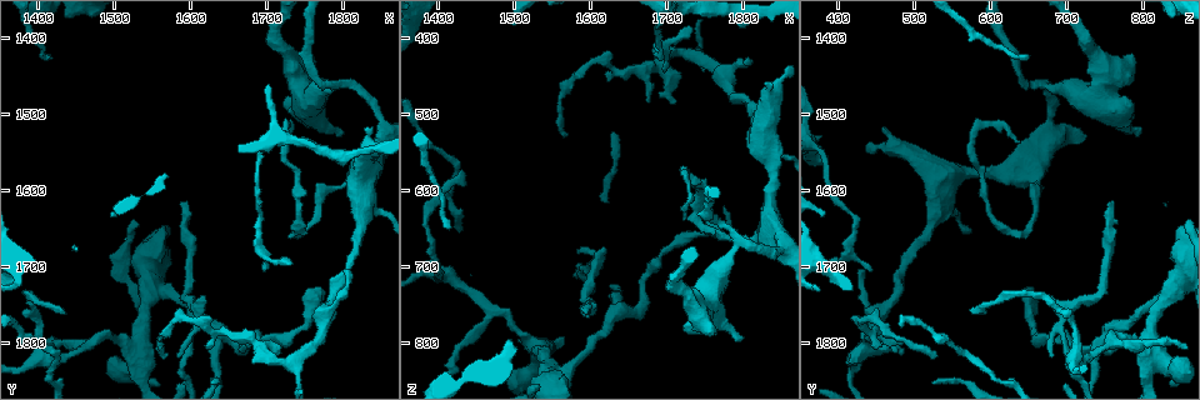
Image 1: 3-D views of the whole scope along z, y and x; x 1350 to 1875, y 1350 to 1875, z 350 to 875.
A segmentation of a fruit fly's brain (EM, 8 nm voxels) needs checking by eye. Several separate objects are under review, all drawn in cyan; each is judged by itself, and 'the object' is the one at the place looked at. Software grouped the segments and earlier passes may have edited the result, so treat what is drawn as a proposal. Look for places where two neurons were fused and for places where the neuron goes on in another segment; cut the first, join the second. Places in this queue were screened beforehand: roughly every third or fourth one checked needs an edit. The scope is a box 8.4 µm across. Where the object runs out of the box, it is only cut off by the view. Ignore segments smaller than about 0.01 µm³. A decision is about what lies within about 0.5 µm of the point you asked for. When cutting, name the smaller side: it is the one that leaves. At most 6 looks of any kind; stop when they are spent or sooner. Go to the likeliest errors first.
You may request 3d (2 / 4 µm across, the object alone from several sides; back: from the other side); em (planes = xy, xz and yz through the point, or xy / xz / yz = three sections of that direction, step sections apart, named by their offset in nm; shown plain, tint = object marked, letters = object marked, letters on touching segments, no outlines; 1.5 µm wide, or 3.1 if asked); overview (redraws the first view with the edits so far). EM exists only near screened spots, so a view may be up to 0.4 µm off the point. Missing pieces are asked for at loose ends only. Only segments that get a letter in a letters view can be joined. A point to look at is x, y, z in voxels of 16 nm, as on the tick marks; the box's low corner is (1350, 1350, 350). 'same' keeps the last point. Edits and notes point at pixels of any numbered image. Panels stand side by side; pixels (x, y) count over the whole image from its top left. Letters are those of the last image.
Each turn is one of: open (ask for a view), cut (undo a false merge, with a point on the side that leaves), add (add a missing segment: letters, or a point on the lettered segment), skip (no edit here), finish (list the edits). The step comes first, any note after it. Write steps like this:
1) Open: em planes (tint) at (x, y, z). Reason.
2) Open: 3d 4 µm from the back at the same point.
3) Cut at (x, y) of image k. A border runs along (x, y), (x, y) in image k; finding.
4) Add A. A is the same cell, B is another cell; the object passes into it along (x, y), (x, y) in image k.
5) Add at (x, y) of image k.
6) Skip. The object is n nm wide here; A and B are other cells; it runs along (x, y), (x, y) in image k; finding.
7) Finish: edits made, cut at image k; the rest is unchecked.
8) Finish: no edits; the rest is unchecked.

Open: em xy step 4 (tint) at (1590, 1615, 765). An open end.

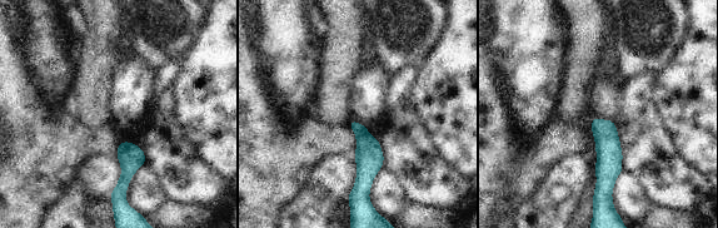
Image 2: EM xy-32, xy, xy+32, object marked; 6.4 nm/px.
Open: em planes (letters) at the same point.

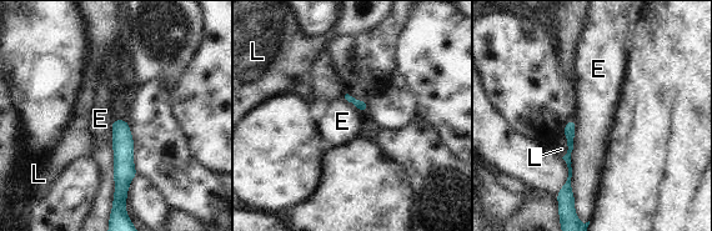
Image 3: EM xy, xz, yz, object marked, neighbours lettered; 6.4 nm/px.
Skip. E and L are other cells; it runs along (116, 122), (123, 141), (123, 192) in image 3; no lettered segment goes on from it.

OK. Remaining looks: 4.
Open: em xy step 4 (letters) at (1580, 1820, 680). Branch stops here.

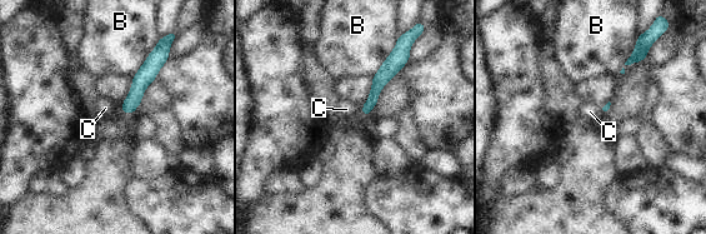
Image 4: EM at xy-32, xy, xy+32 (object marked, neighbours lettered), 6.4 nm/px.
Skip. B and C are other cells; a border runs along (360, 108), (362, 114) in image 4; none of them fits.

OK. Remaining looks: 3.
Open: 3d 4 µm at (1570, 1820, 530). Thin end.

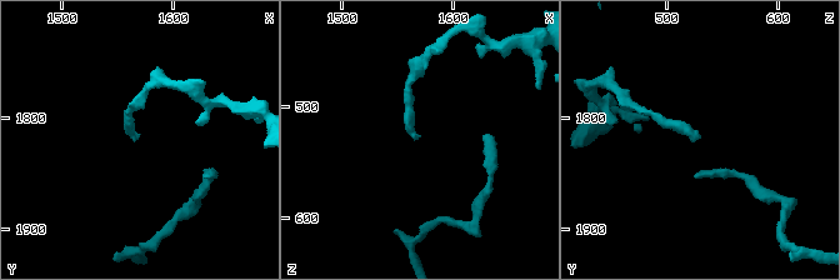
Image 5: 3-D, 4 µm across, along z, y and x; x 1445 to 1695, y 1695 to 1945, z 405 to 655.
Open: em planes (tint) at (1566, 1822, 526). Now the EM.

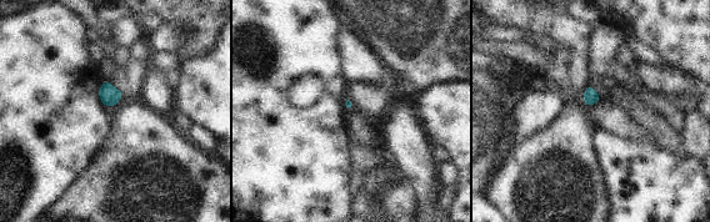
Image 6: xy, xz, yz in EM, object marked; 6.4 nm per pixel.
Open: em planes (letters) at the same point.

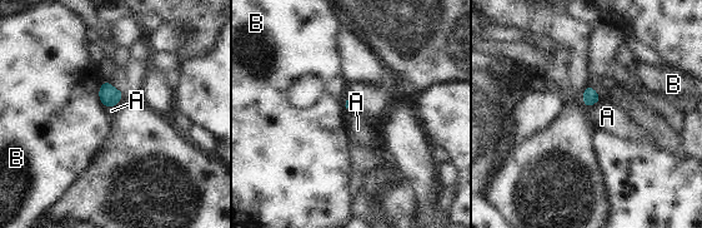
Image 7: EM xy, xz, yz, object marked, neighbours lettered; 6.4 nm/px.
Skip. A and B are other cells; a border runs along (601, 99), (588, 108) in image 7; no lettered segment goes on from it.

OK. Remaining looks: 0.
Finish: no edits; the rest is unchecked.

